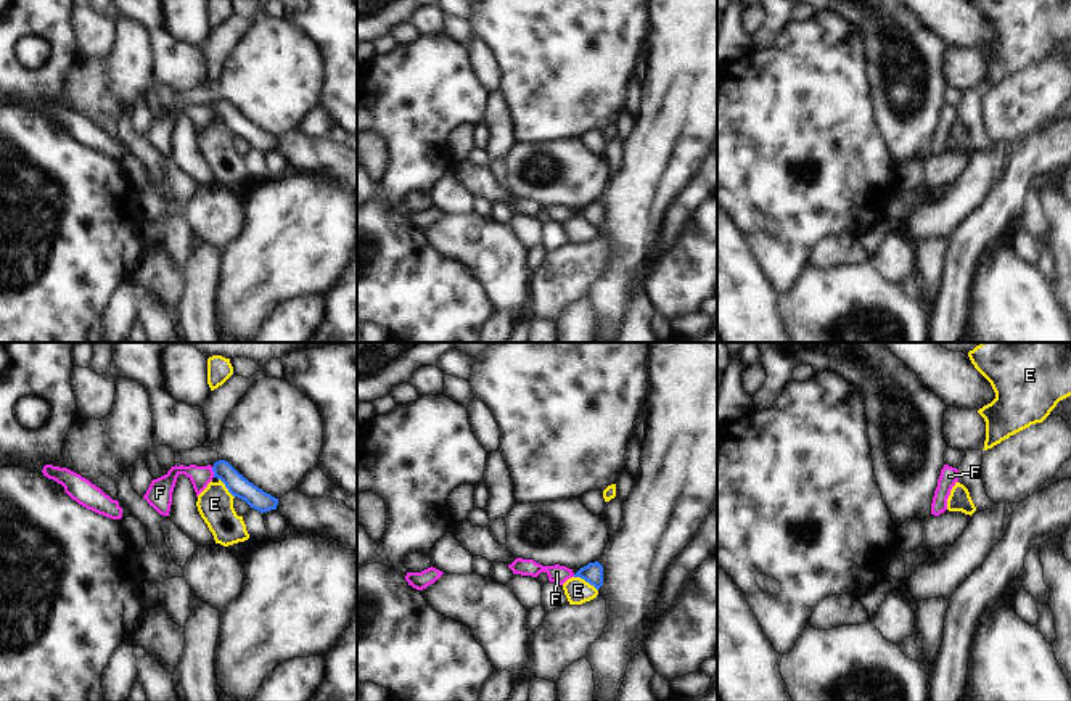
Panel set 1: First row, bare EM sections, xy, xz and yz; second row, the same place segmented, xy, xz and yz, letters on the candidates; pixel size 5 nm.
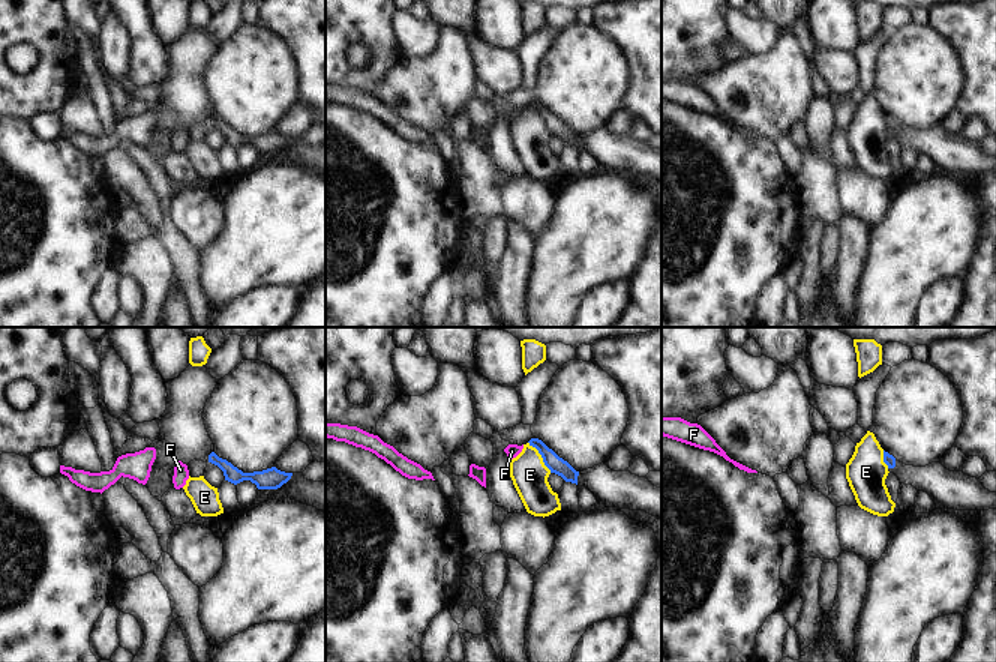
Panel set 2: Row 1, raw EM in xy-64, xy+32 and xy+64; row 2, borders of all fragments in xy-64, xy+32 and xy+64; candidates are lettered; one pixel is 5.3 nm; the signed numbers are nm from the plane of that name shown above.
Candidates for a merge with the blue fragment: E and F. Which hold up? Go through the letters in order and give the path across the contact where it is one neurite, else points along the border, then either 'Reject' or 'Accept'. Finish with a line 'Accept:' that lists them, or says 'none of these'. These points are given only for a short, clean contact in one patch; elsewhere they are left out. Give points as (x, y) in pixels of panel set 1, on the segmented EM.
E: Boundary: xz (574, 576), (587, 581), (597, 590). Reject
F: Path across: xy (238, 486), (222, 470), (213, 470), (200, 476). Accept
Accept: F.

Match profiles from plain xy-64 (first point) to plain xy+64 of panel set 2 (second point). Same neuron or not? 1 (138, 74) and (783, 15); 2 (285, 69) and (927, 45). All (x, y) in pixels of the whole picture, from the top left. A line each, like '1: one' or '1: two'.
1: one
2: one

